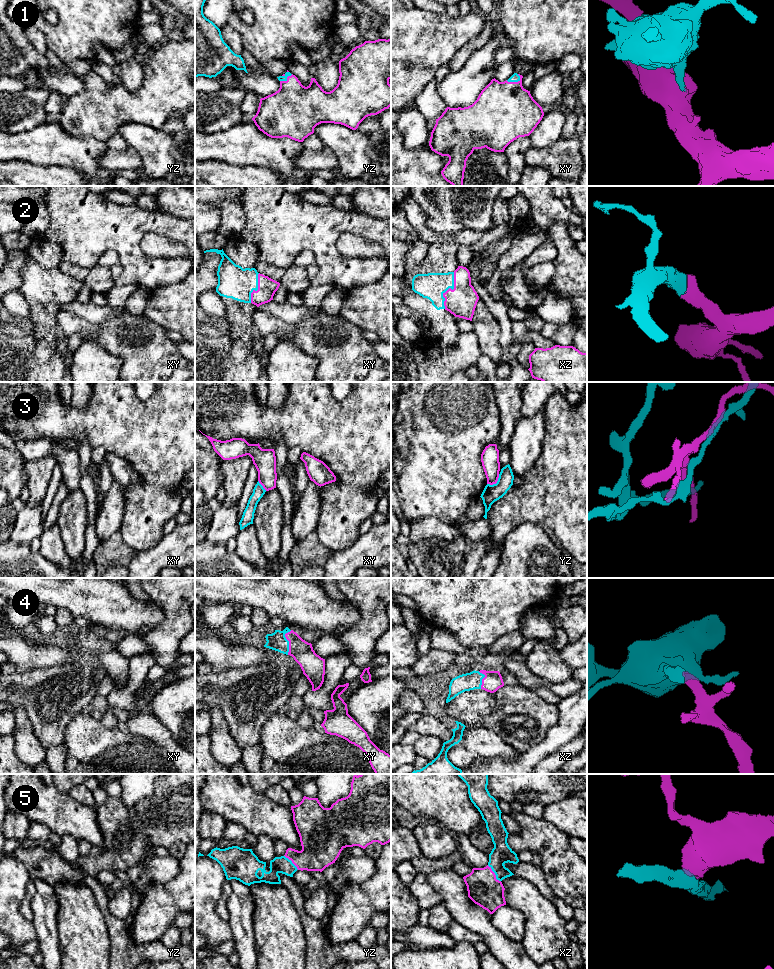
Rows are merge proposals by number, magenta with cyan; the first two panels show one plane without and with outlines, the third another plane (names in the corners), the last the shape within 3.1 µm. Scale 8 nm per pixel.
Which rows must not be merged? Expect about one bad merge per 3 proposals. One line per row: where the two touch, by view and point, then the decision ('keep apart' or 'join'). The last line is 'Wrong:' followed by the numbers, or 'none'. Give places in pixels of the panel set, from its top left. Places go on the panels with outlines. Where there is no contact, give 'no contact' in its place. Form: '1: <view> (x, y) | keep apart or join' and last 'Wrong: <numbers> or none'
1: xy (514, 82) | join
2: xz (449, 288) | join
3: yz (495, 483) | keep apart
4: xy (288, 640) | join
5: xz (494, 874) | join
Wrong: 3

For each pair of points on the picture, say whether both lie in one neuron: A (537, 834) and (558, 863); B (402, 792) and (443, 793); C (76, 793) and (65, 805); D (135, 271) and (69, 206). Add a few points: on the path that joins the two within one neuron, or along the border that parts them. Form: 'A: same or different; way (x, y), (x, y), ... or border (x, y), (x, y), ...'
A: same; way (545, 839), (557, 851), (557, 855)
B: same; way (412, 792), (433, 792)
C: different; border (68, 793), (76, 801), (88, 806), (94, 806)
D: same; way (126, 252), (98, 224), (88, 224)

